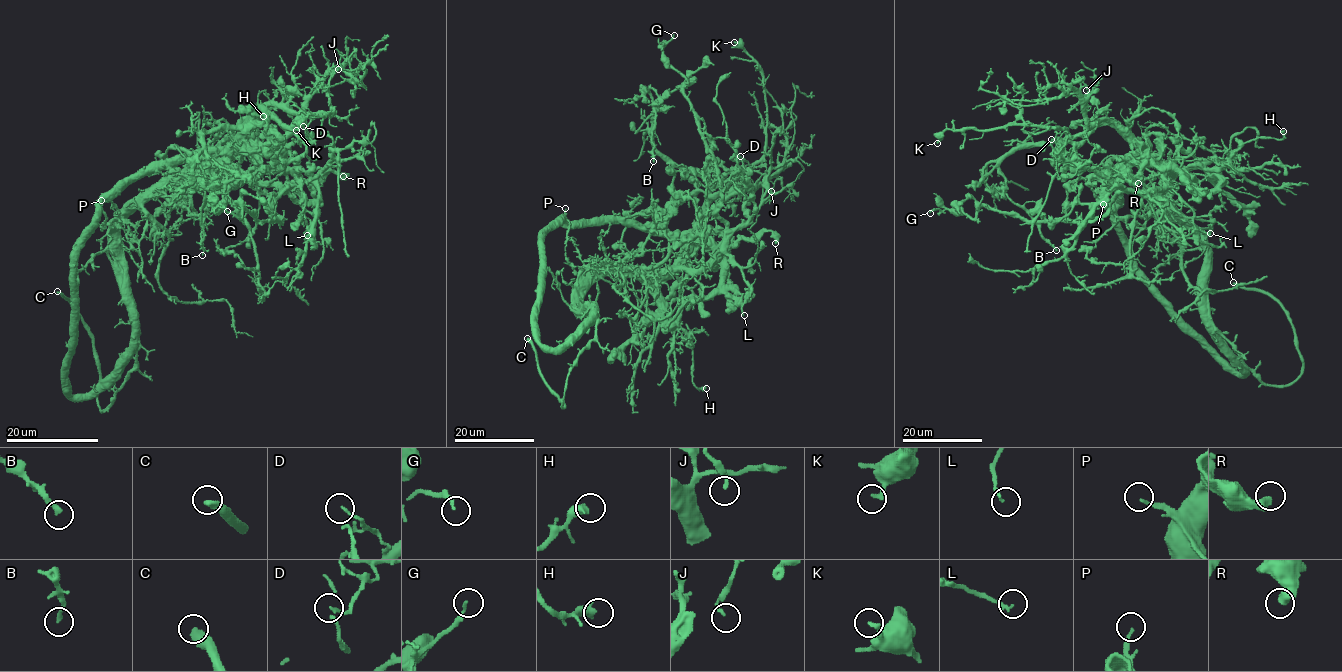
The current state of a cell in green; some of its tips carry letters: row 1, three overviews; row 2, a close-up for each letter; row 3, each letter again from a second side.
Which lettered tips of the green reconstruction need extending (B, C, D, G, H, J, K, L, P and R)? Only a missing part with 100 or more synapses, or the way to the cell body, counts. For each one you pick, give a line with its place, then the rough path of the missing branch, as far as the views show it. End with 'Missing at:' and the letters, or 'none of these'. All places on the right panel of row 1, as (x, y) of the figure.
C: place (1233, 282); course (1233, 282), (1146, 254), (1107, 232), (1073, 206), (1006, 140), (1008, 135), (1011, 136)
Missing at: C

